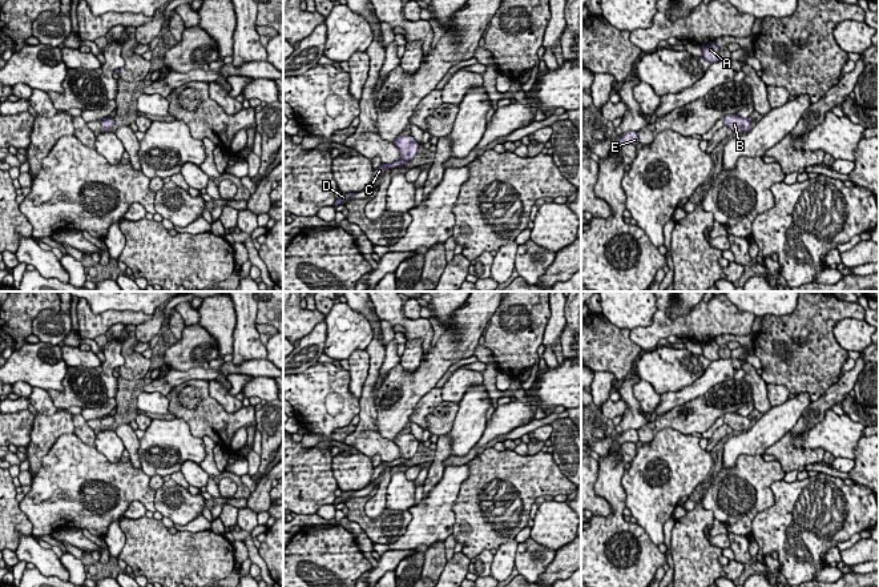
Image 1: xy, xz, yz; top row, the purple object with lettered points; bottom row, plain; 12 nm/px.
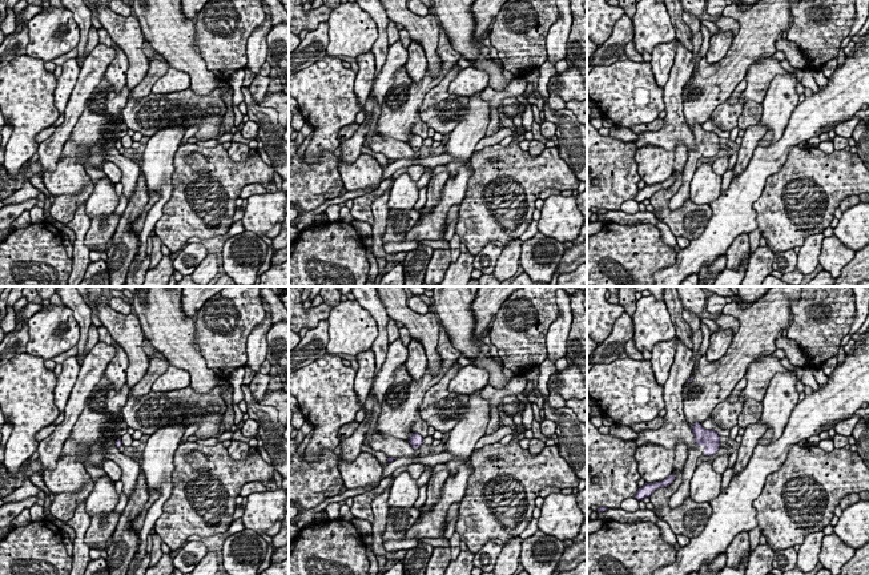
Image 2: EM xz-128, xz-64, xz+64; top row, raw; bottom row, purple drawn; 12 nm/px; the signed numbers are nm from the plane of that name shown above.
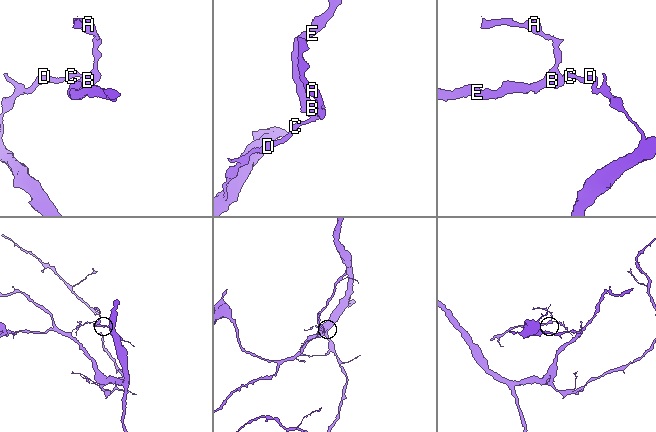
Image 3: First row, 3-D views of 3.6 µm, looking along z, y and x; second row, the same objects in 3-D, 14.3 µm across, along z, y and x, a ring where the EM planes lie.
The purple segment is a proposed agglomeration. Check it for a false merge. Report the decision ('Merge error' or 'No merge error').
Merge error

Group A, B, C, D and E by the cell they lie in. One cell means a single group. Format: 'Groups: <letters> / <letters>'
Groups: A B E / C D

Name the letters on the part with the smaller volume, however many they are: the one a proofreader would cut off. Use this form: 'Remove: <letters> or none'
Remove: A, B, E

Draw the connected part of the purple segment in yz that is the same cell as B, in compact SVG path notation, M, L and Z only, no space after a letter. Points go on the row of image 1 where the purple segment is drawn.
M727 114L723 118L723 125L731 129L734 134L747 133L751 129L750 124L747 118L742 118L738 114Z

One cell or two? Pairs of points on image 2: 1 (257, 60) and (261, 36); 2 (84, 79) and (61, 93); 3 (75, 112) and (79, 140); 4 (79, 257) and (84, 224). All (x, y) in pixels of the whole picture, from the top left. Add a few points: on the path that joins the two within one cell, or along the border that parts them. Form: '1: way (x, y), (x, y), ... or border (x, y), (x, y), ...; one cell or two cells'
1: way (257, 55), (257, 41); one cell
2: border (81, 67), (63, 113); two cells
3: border (91, 95), (61, 151); two cells
4: way (79, 249), (80, 232); one cell

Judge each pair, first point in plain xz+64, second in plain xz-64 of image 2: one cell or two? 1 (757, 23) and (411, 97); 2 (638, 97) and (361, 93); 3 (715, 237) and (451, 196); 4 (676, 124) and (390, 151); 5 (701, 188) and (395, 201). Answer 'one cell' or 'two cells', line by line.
1: one cell
2: two cells
3: one cell
4: one cell
5: one cell

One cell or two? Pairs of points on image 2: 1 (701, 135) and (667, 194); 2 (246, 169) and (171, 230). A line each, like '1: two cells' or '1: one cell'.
1: two cells
2: one cell

